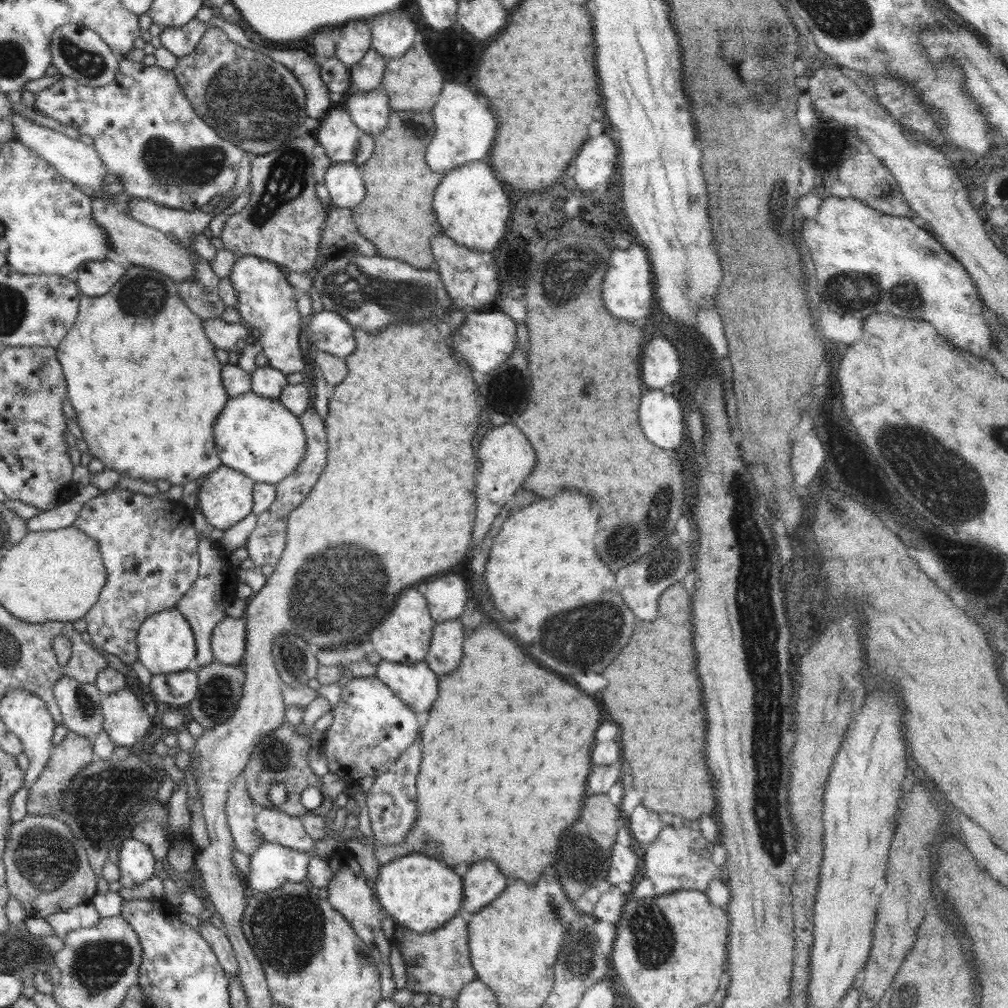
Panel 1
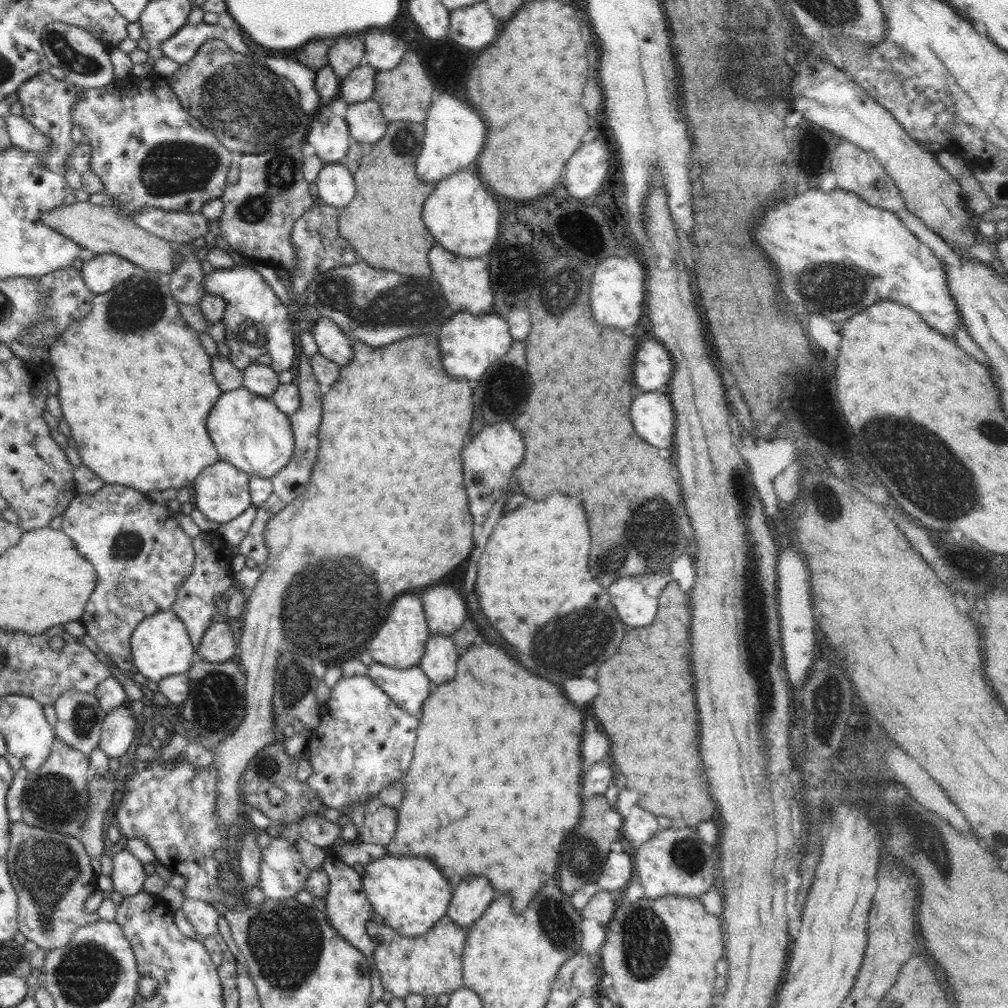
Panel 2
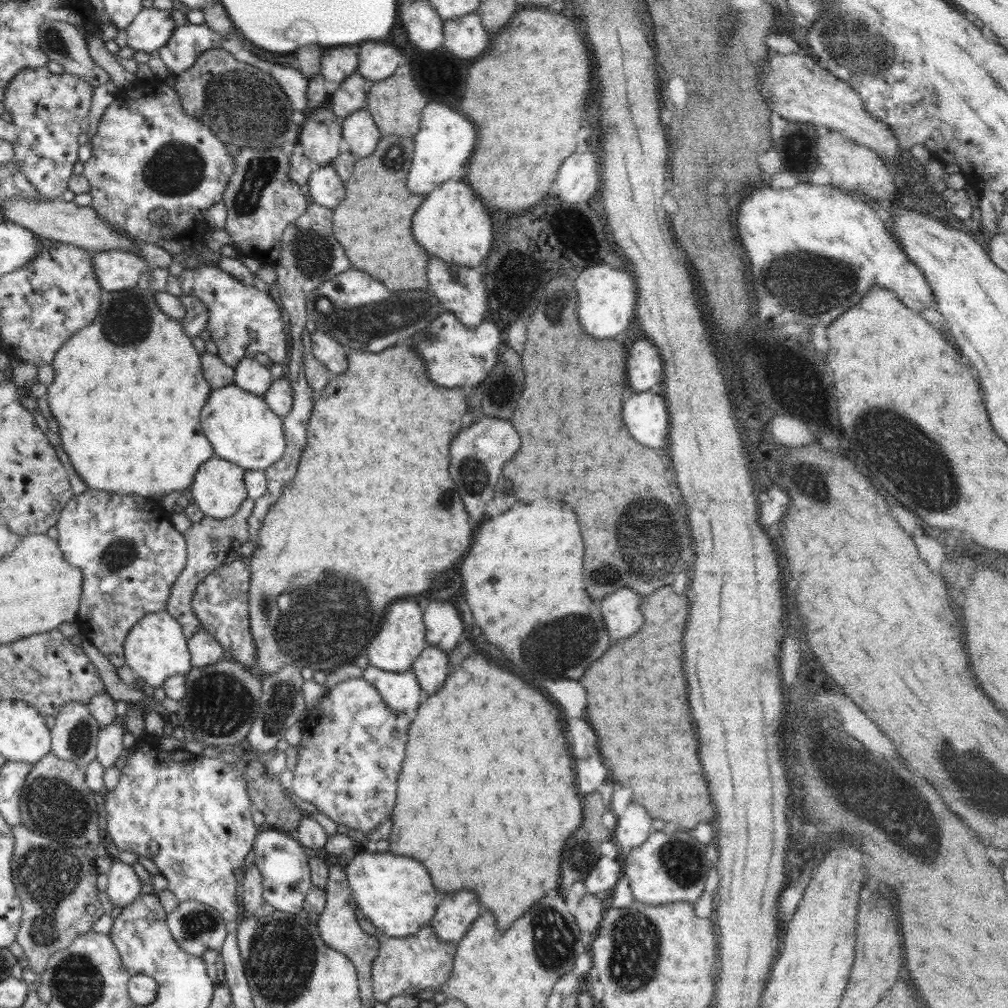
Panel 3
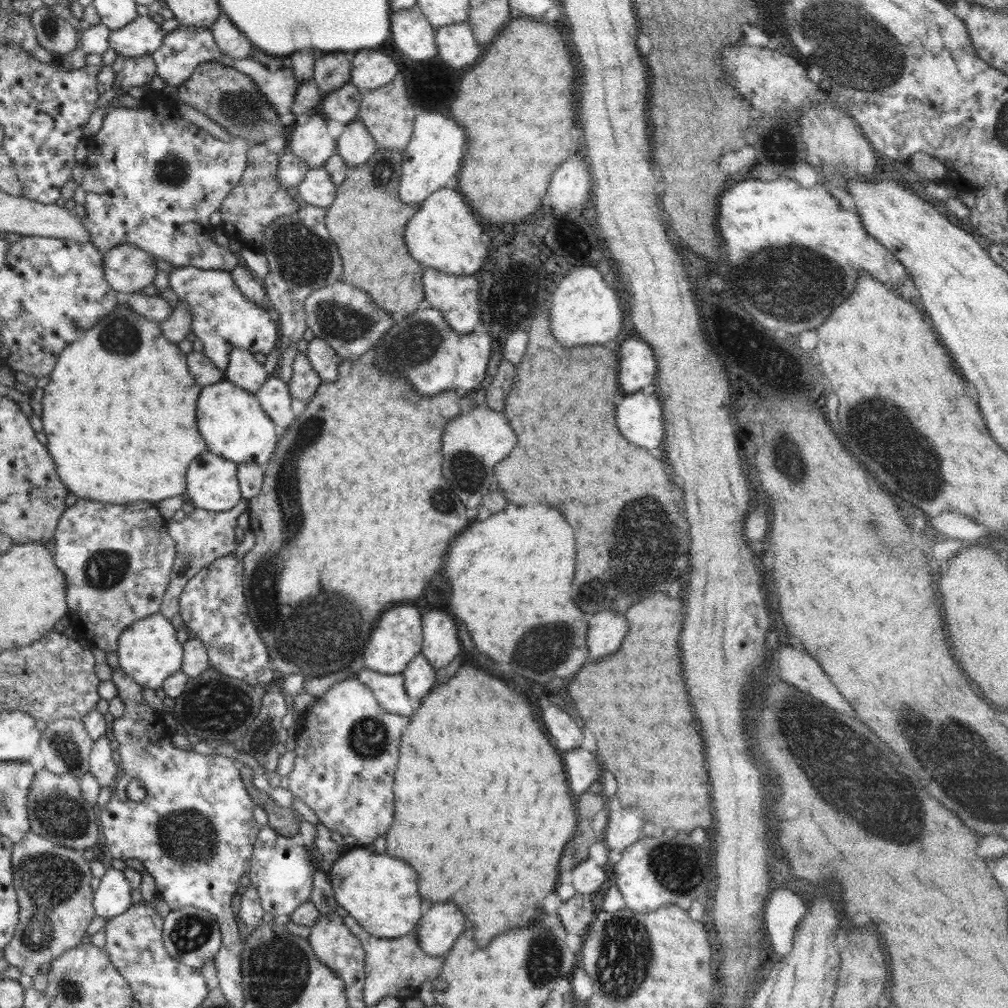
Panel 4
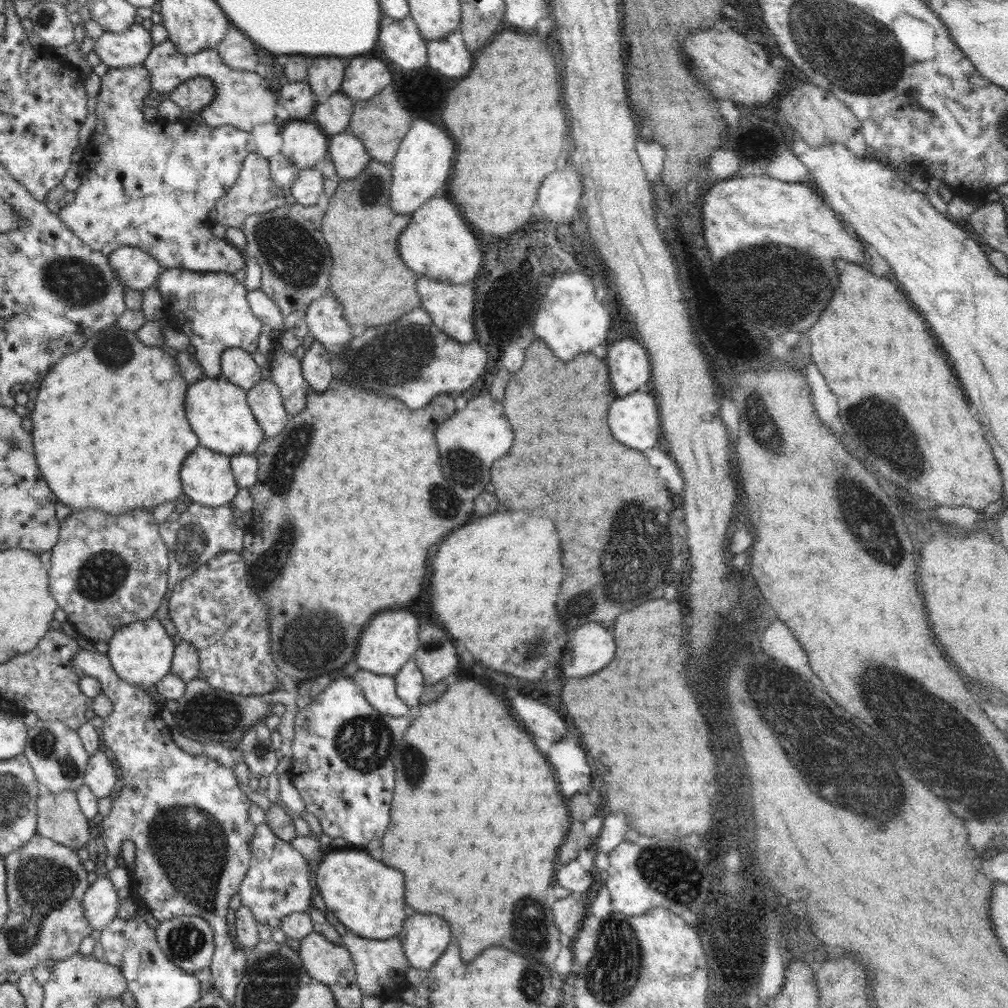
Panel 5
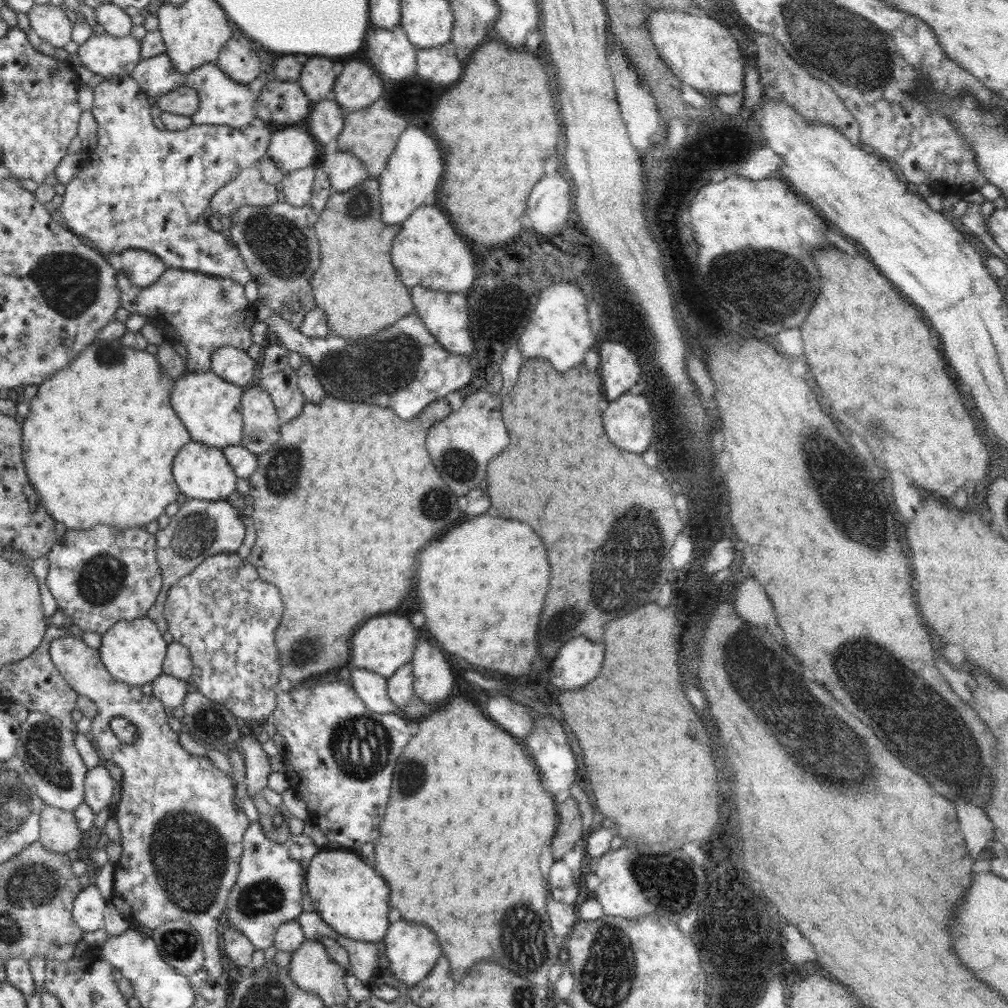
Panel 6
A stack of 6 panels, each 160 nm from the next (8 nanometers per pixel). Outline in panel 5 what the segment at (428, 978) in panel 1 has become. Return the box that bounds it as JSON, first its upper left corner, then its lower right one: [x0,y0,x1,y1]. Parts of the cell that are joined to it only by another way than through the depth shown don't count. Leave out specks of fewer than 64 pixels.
[325,911,410,1000]

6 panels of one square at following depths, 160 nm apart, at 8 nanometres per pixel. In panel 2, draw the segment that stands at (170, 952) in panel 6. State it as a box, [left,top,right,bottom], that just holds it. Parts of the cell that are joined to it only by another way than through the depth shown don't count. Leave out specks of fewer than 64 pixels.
[181,898,220,942]

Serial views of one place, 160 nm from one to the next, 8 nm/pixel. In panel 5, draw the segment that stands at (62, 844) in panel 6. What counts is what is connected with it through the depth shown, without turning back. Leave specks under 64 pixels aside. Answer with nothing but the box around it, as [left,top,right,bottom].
[37,790,90,850]

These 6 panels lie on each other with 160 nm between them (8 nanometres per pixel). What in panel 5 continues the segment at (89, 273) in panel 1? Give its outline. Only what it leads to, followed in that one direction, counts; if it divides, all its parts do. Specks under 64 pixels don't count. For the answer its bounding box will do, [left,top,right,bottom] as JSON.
[107,246,166,292]

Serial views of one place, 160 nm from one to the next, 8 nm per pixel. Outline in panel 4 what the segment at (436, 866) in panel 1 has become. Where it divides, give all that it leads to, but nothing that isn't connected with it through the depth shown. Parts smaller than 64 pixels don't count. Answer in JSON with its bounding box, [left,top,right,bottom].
[326,845,424,938]

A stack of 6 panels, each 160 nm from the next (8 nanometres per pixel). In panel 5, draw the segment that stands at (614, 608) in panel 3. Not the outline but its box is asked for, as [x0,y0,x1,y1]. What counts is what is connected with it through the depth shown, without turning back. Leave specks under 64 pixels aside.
[559,622,614,679]

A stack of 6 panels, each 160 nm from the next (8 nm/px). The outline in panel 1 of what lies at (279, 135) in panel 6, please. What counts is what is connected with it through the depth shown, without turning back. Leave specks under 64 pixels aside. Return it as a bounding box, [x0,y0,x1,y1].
[314,108,364,163]

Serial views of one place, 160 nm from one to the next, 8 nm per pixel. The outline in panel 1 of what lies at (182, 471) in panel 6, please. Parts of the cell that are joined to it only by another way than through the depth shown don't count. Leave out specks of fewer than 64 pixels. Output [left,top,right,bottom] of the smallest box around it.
[198,465,254,531]

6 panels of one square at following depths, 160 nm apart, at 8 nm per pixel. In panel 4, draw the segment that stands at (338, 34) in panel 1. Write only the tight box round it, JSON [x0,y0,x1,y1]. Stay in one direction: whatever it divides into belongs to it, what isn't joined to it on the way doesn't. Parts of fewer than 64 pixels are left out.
[313,52,353,96]

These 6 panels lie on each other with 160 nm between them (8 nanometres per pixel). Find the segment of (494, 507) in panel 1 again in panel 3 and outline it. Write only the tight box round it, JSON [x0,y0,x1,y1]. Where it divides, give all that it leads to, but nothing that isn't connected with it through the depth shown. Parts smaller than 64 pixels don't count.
[450,415,520,520]

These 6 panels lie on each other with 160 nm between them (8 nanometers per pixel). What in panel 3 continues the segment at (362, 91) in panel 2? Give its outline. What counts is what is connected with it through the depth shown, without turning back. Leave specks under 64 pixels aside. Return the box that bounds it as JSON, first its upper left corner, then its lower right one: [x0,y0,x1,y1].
[329,71,373,117]

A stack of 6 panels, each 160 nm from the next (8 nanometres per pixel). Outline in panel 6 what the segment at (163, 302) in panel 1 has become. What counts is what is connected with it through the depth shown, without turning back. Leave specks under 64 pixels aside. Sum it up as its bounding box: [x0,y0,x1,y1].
[22,339,191,530]

